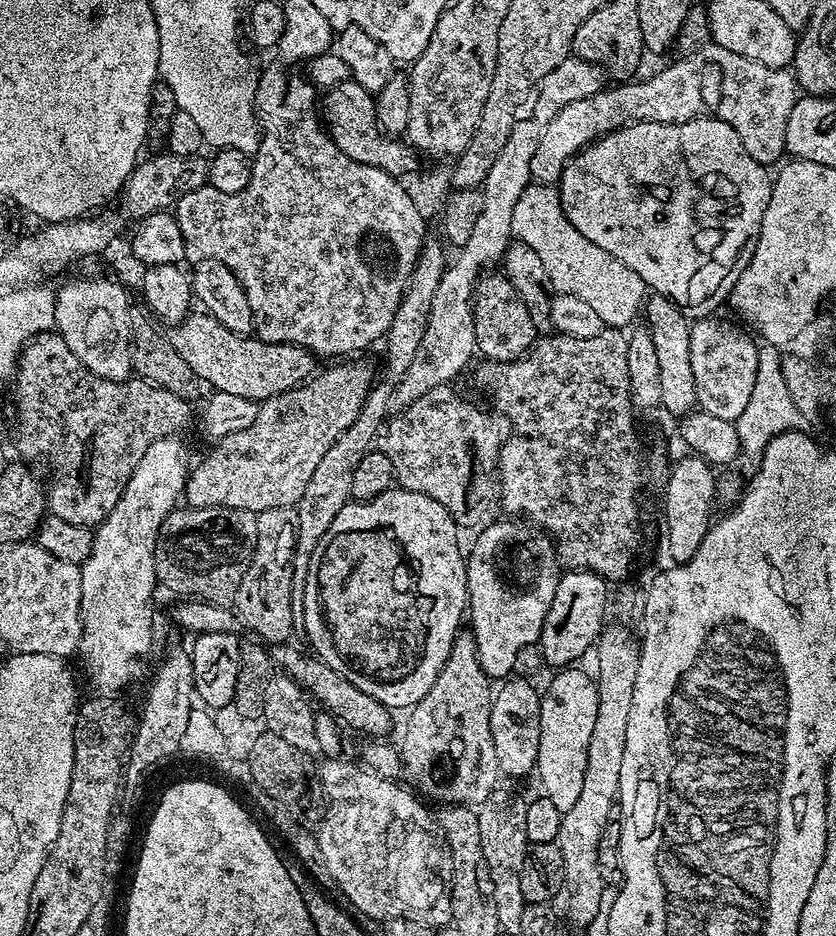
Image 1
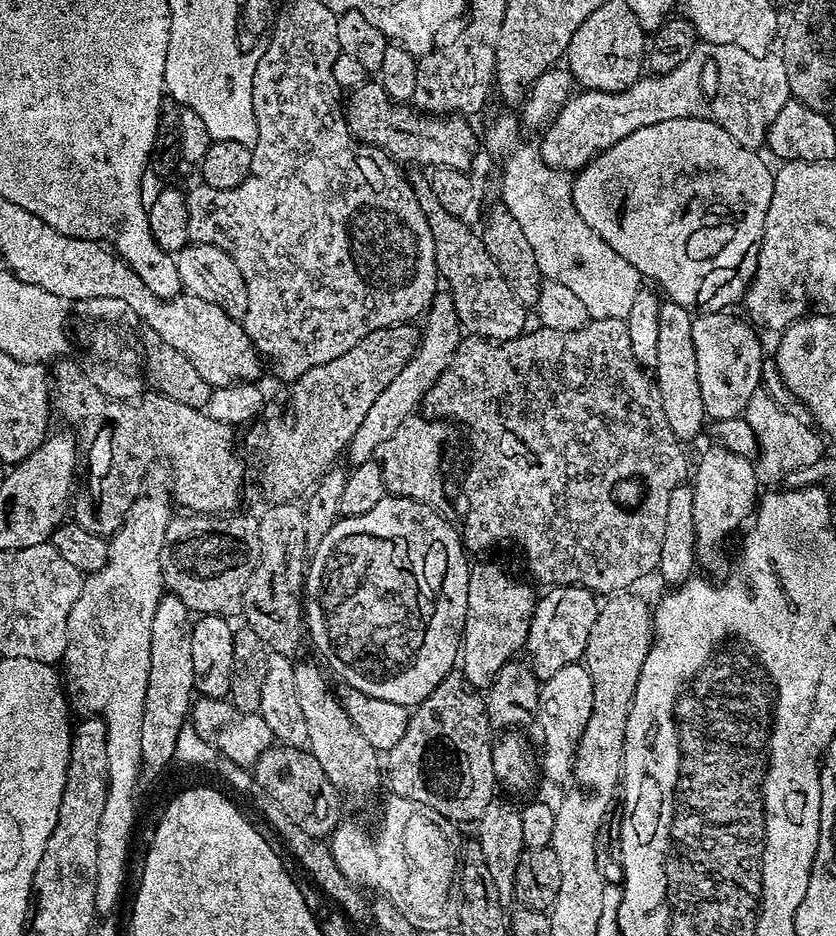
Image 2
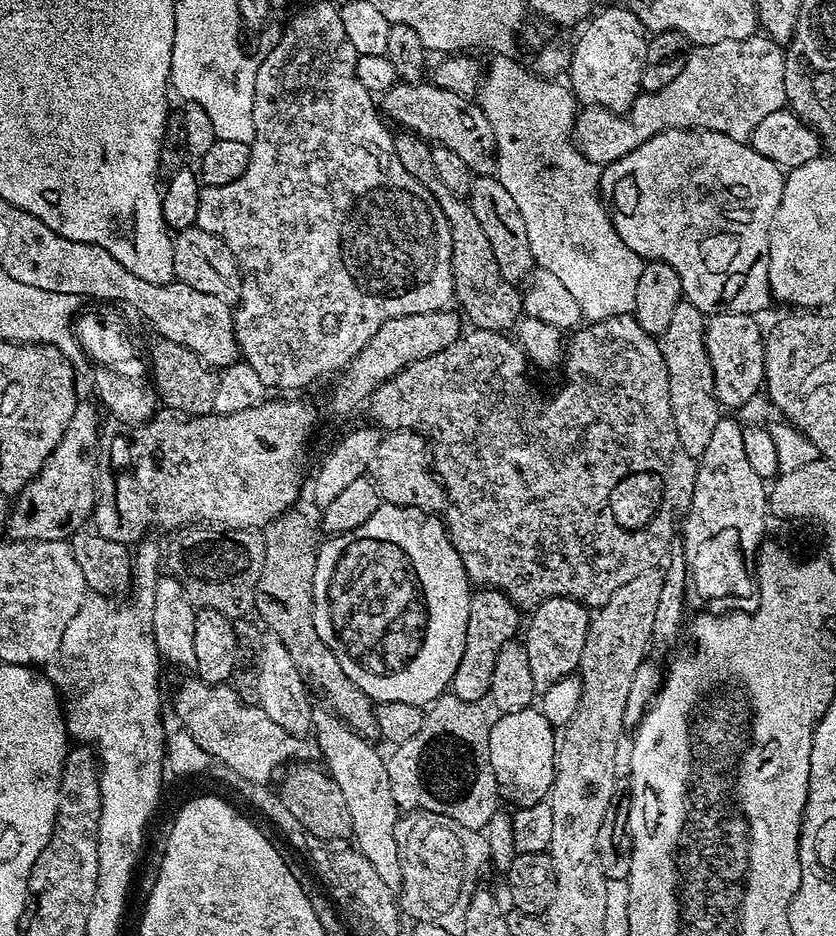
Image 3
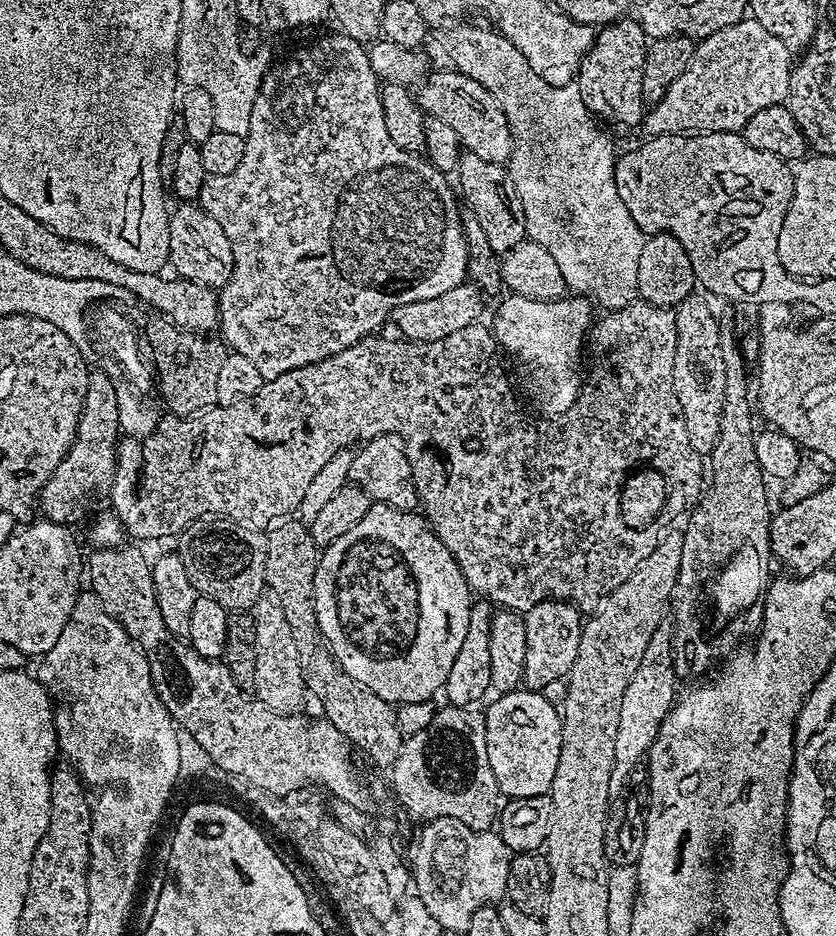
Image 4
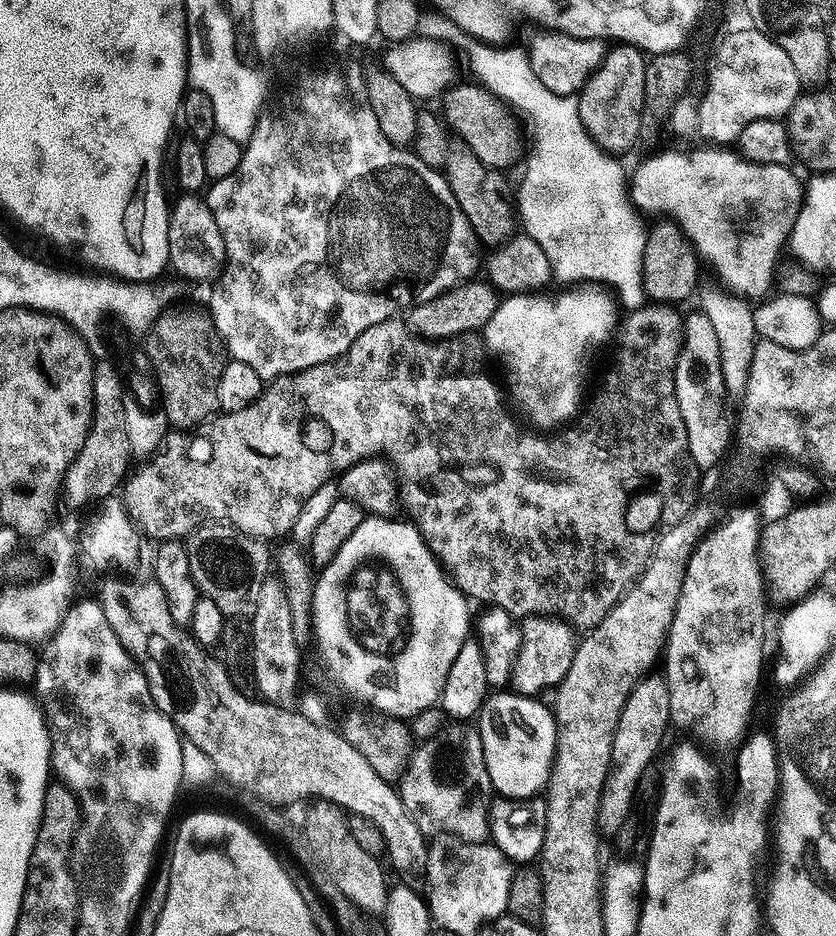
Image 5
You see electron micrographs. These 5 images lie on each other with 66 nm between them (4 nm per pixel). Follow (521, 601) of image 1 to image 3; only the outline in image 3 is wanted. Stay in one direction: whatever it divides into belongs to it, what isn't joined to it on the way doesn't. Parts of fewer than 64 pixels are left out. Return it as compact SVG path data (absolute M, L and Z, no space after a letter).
M484 586L472 592L466 622L466 646L462 650L462 662L458 662L458 670L450 685L451 695L463 700L480 702L483 701L483 696L485 699L491 693L494 662L498 662L498 650L502 650L504 643L521 631L520 615L521 609L496 588Z

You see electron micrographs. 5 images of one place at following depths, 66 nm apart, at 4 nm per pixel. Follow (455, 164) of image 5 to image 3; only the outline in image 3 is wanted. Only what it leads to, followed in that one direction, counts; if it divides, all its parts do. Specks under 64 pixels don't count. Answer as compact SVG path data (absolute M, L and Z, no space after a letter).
M480 174L473 179L466 199L474 210L474 218L478 218L478 226L482 226L482 234L486 234L486 239L490 241L494 258L498 258L502 278L515 285L527 281L534 267L530 238L526 238L526 221L522 218L522 210L518 210L514 198L510 198L510 190L506 190L506 186L502 186L495 175Z

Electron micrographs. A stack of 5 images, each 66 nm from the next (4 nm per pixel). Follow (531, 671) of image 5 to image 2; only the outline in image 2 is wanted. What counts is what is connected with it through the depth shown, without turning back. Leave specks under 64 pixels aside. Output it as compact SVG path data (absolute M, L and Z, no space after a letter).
M577 584L552 586L545 592L548 593L537 599L526 645L526 652L532 655L530 667L541 681L548 680L562 667L577 663L583 657L586 642L601 610L601 605L596 604L597 593Z

